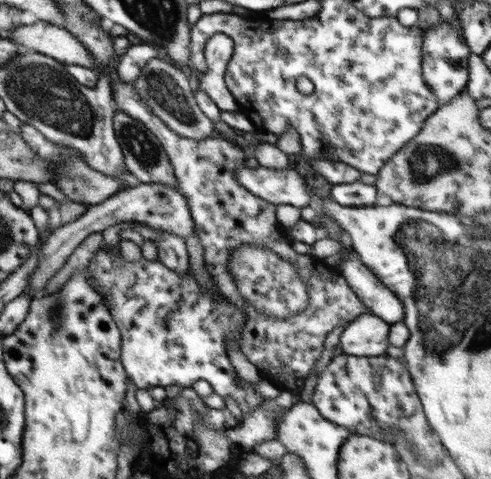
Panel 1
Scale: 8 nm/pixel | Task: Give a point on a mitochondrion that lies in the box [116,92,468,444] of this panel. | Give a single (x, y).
(428, 162)

